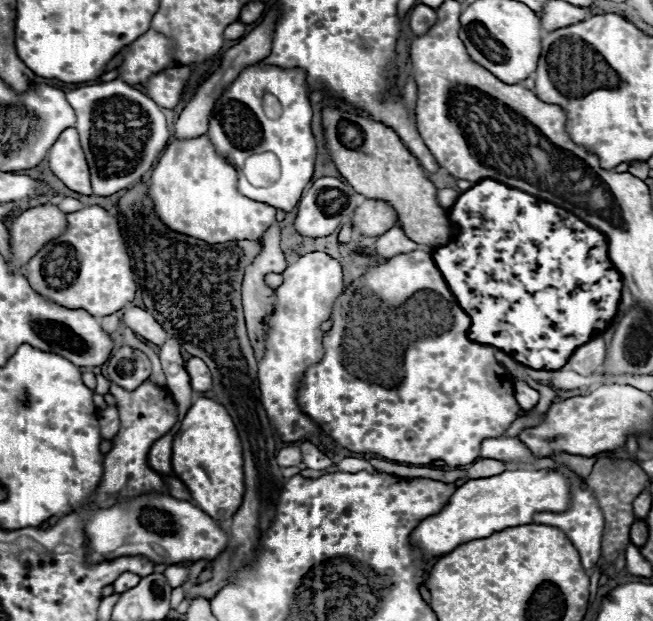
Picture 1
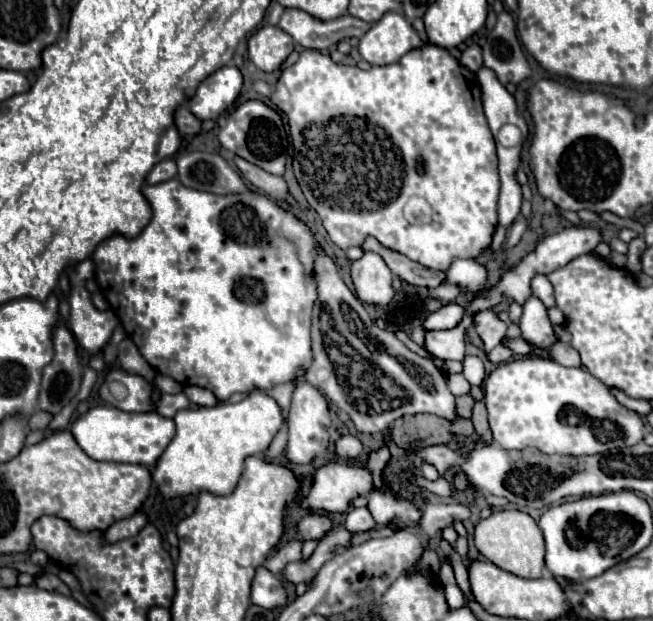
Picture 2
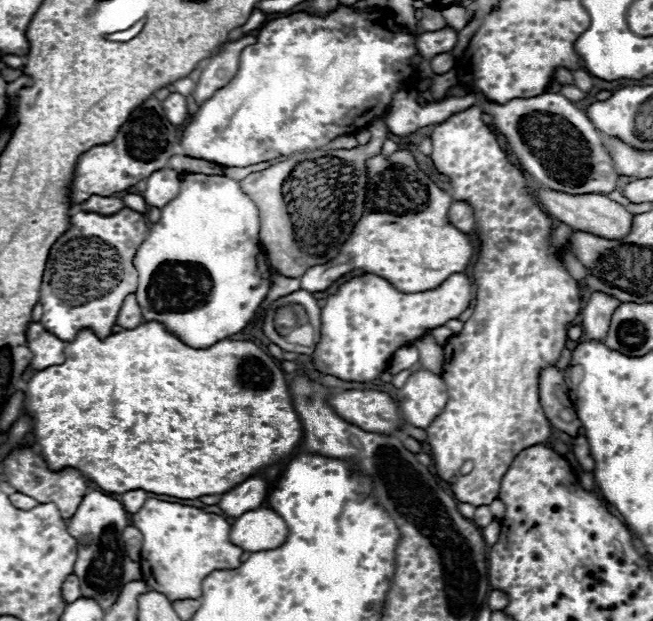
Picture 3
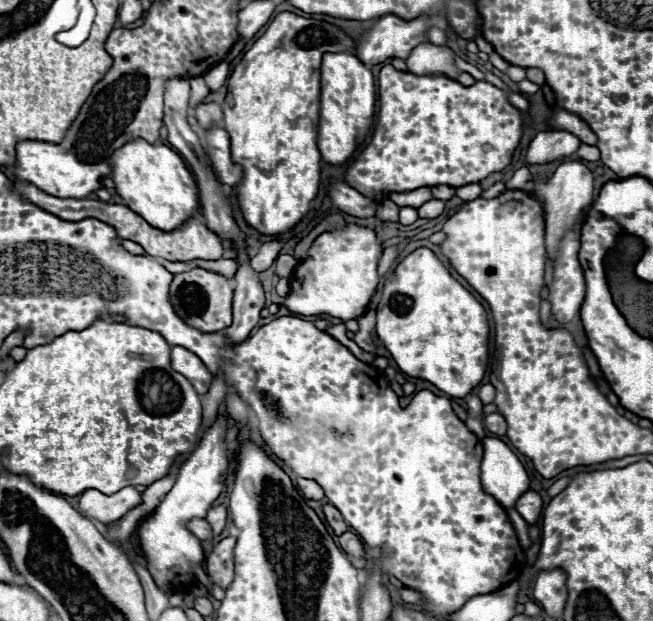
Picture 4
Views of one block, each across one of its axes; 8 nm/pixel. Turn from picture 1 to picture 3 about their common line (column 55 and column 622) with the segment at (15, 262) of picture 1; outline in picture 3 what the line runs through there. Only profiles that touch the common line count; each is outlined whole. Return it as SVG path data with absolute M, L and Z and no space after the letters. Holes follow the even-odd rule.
M538 188L536 196L542 204L542 208L558 218L560 222L566 222L568 226L572 226L574 230L586 230L588 234L600 236L600 238L624 238L626 234L630 234L632 230L632 220L634 214L630 214L622 204L612 202L610 198L602 196L602 194L584 194L584 196L570 196L570 194L558 194L554 190L544 190Z

